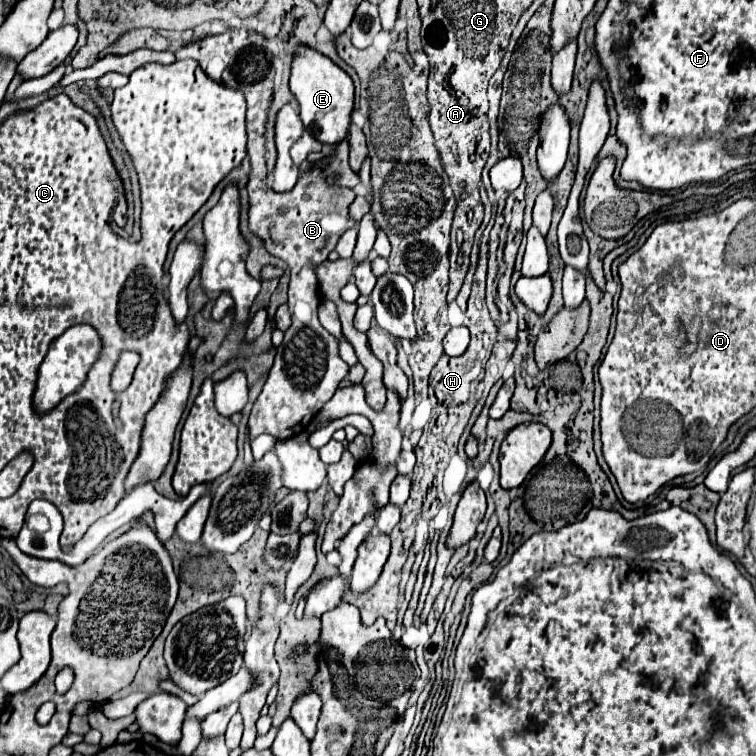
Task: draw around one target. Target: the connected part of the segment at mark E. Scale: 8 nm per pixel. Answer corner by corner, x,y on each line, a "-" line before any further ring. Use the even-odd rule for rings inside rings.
297,45
291,65
291,79
289,79
291,93
299,103
299,115
305,129
321,143
337,145
347,137
351,109
353,109
353,81
351,77
335,65
329,57
315,51
309,45

